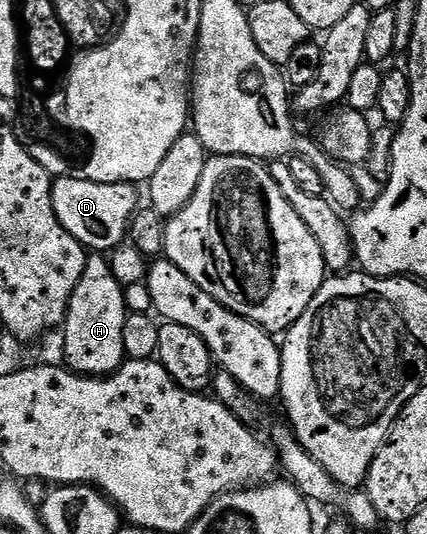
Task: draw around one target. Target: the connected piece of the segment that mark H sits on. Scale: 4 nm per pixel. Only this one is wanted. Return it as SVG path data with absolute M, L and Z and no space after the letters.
M102 254L87 255L84 274L80 282L76 282L76 290L72 290L72 298L68 302L64 329L66 333L62 336L62 352L66 355L65 367L72 372L77 372L80 376L110 376L121 368L127 359L124 350L124 322L128 313L124 302L124 287L113 276L113 266L111 261Z

